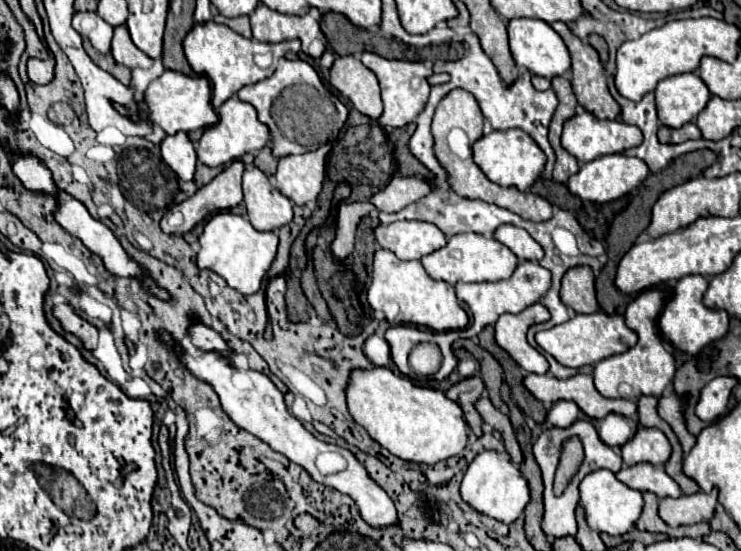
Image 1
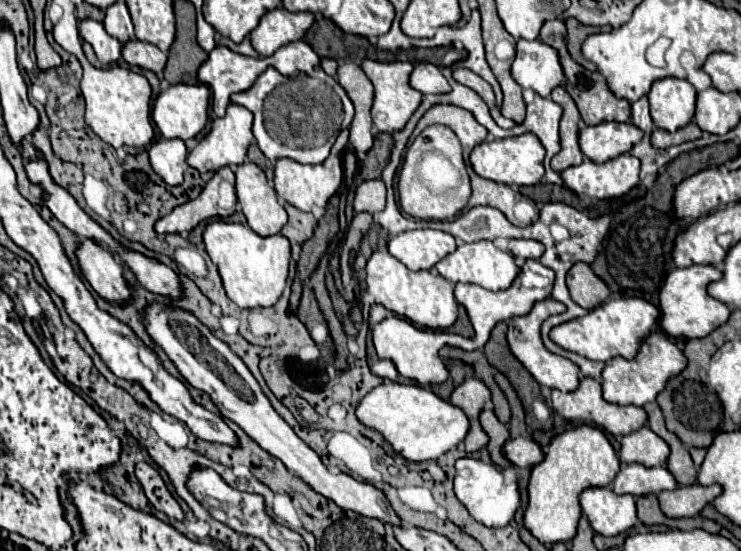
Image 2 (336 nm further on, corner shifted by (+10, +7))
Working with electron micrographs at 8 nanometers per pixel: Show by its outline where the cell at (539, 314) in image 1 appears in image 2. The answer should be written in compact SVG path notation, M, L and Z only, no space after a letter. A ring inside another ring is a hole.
M551 297L535 303L533 309L527 315L511 317L507 321L507 325L509 325L509 329L507 329L507 343L509 343L511 353L523 363L523 367L535 377L535 381L539 385L549 387L549 389L559 389L559 391L573 391L579 385L579 369L577 369L577 365L573 365L565 357L559 357L559 355L553 355L551 351L547 351L543 341L541 341L541 335L539 335L541 323L549 315L557 315L557 313L563 313L563 311L565 311L565 305L555 301L555 299L551 299Z

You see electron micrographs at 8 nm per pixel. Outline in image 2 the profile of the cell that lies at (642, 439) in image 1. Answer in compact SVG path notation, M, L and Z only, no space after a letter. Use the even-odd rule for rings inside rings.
M647 425L625 435L621 439L619 459L623 463L643 463L643 465L665 465L669 457L667 443L657 437Z

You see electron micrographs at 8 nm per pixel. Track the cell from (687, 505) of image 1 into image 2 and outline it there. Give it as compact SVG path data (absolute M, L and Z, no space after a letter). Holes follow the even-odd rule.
M695 483L689 487L677 487L675 491L661 491L657 499L659 499L661 511L667 517L695 517L719 493L721 493L719 485L703 487Z

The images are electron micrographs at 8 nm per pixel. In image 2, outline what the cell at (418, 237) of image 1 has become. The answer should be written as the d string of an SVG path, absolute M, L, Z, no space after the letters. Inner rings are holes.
M405 231L389 239L389 253L409 269L431 269L445 255L455 251L455 237L445 231Z

